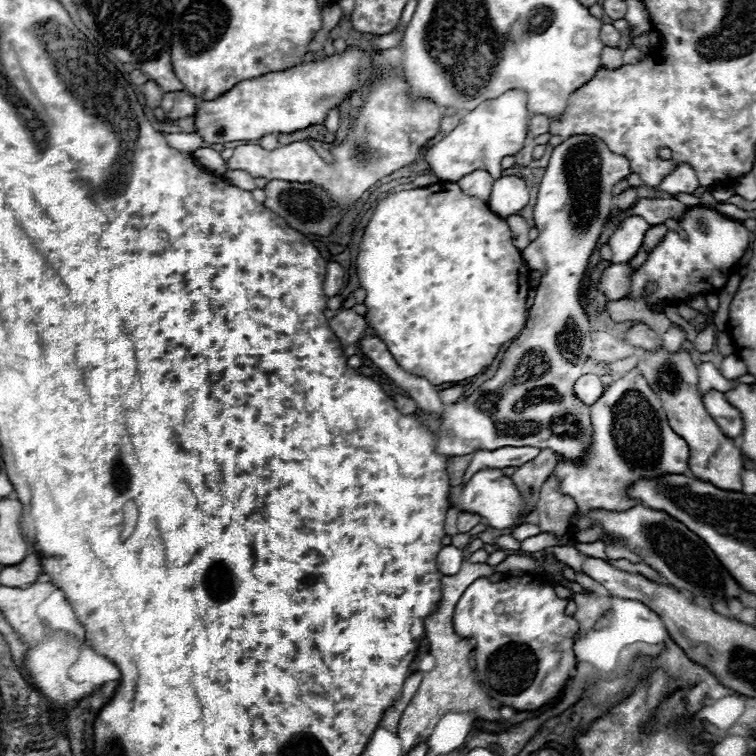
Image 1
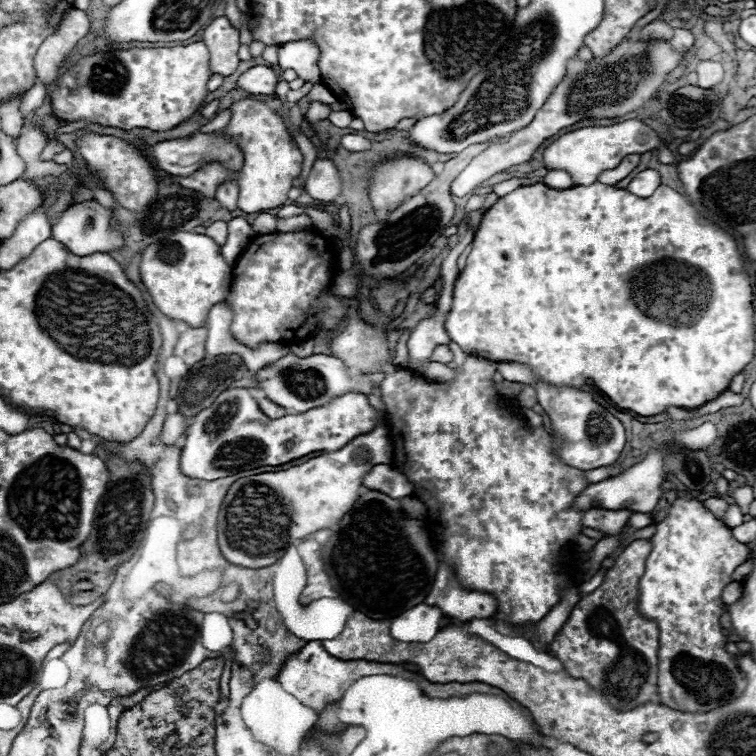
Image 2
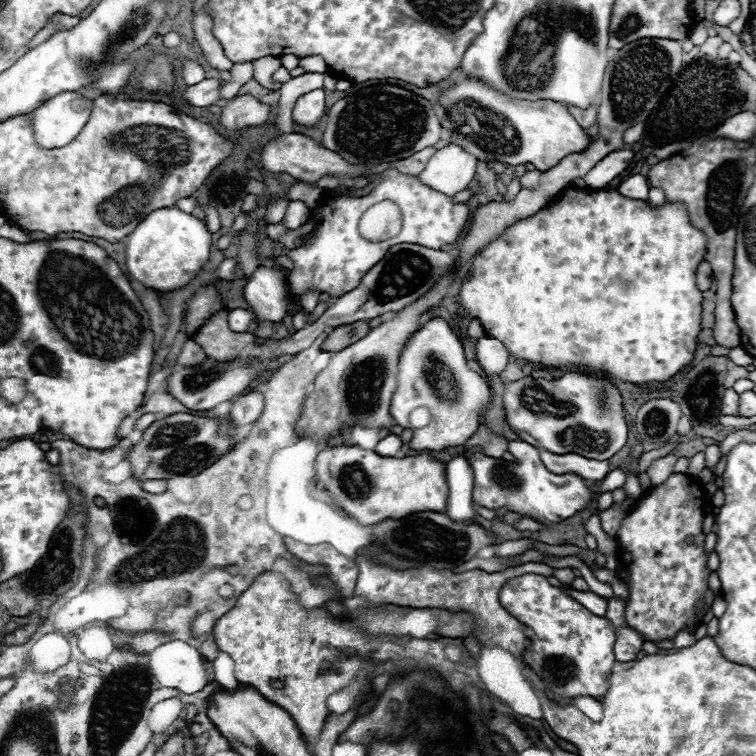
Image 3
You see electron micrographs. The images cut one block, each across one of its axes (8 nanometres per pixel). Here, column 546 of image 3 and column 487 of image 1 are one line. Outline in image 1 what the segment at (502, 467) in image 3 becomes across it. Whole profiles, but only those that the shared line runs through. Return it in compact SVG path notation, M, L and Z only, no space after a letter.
M482 470L478 474L474 474L472 480L462 486L460 494L450 496L450 506L460 508L460 512L470 512L470 514L482 516L486 520L486 524L492 528L510 528L518 522L518 518L524 510L524 500L520 498L520 492L512 484L512 480L502 474L502 470Z

